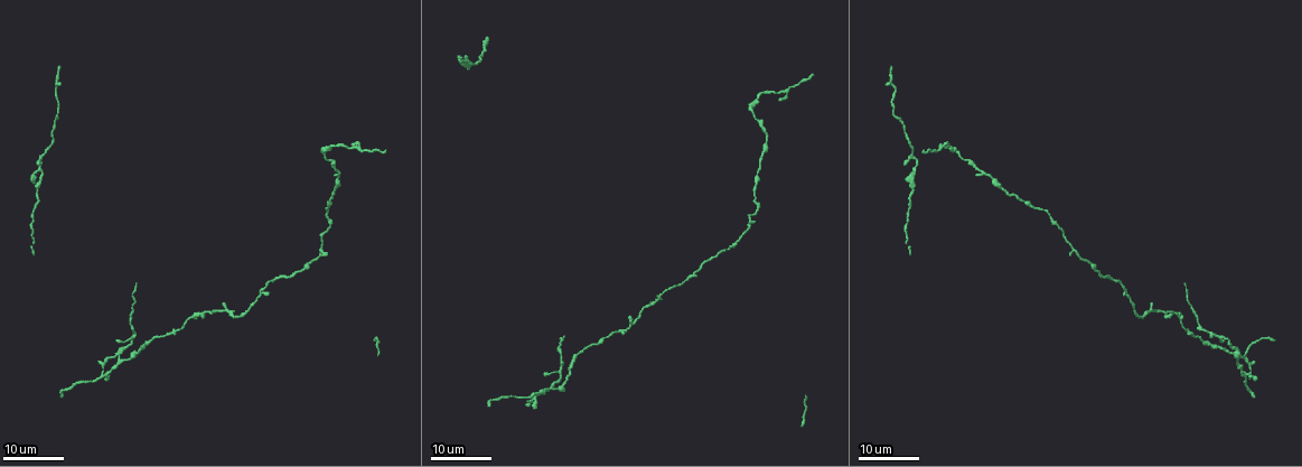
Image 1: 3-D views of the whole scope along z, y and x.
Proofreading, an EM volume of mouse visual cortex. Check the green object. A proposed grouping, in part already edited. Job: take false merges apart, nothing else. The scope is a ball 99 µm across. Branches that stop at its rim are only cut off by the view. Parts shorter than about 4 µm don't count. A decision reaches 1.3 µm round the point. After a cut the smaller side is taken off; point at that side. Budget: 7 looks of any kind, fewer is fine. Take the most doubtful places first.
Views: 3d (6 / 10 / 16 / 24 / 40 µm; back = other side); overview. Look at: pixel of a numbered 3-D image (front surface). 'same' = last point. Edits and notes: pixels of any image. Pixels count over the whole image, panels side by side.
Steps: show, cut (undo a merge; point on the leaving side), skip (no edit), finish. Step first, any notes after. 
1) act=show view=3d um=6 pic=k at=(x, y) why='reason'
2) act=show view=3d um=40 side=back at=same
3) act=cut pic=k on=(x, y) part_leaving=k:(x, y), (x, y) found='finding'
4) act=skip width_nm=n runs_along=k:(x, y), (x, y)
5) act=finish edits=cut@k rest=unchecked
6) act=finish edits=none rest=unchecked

act=show view=3d um=16 pic=1 at=(687, 276) why='side arm on a straight run'

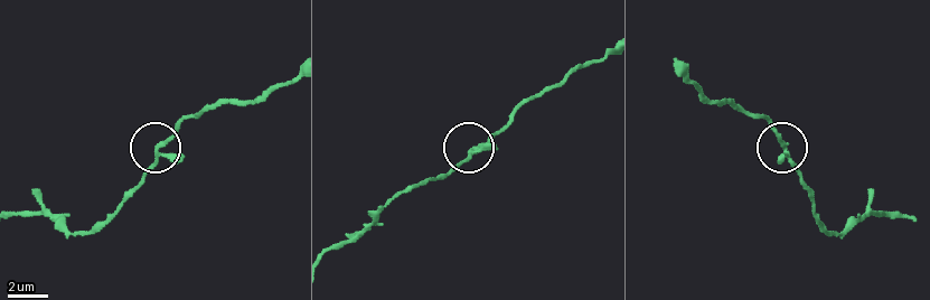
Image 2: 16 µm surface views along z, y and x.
act=show view=3d um=10 pic=2 at=(161, 154)

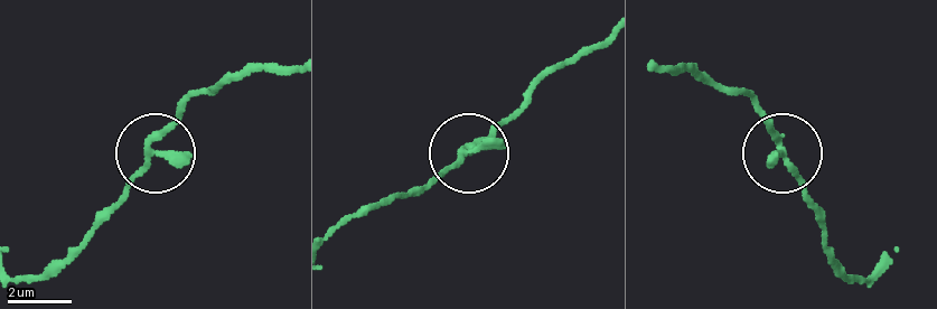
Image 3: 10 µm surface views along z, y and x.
act=skip arms=3 runs_along=3:(291, 65), (251, 65), (195, 97), (155, 138), (118, 207) found='continuous, no second neuron'

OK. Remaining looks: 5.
act=show view=3d um=16 pic=1 at=(203, 312) why='three arms meet'

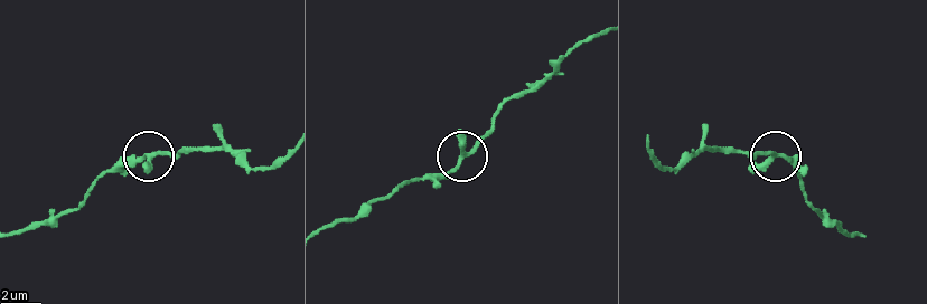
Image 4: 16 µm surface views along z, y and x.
act=show view=3d um=10 pic=4 at=(463, 160) why='closer look'

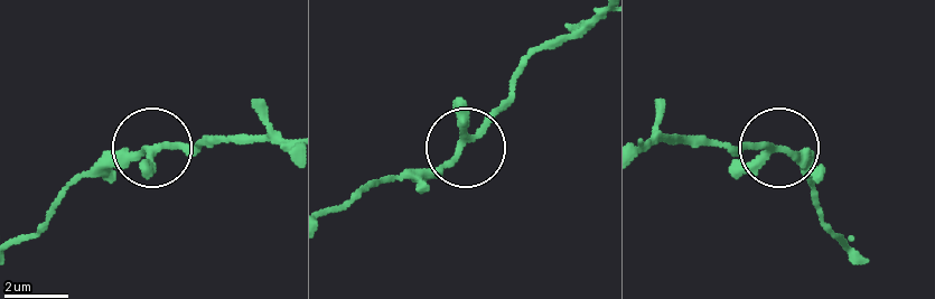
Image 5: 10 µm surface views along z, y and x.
act=skip runs_along=5:(596, 13), (531, 58), (475, 139), (435, 168), (405, 177) found='continuous, no second neuron'

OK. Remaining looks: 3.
act=show view=3d um=24 pic=1 at=(318, 253) why='sudden change in width'

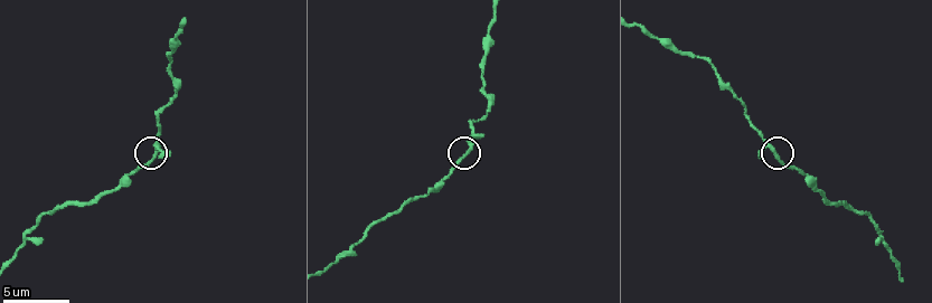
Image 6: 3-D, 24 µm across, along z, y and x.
act=show view=3d um=6 pic=6 at=(154, 160)

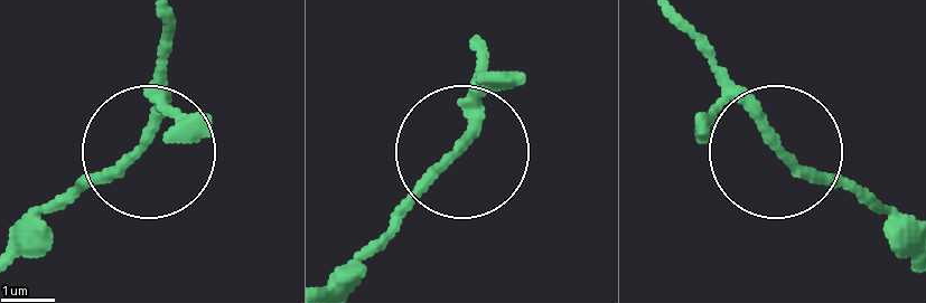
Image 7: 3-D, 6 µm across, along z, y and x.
act=skip runs_along=7:(474, 43), (469, 145), (372, 247) found='continuous, no second neuron'

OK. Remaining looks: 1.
act=finish edits=none rest=unchecked

